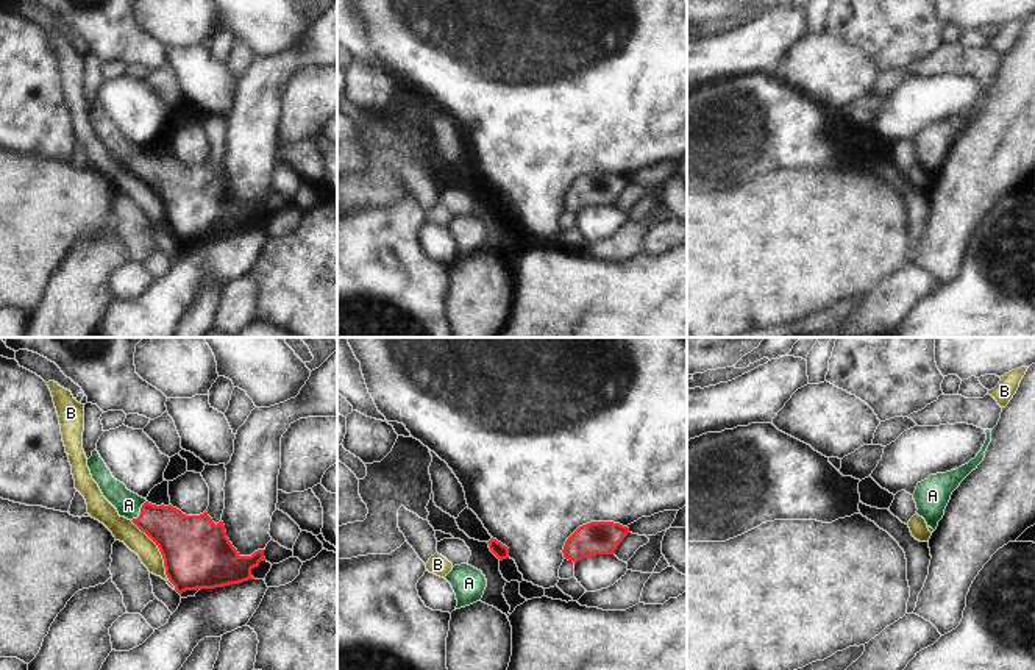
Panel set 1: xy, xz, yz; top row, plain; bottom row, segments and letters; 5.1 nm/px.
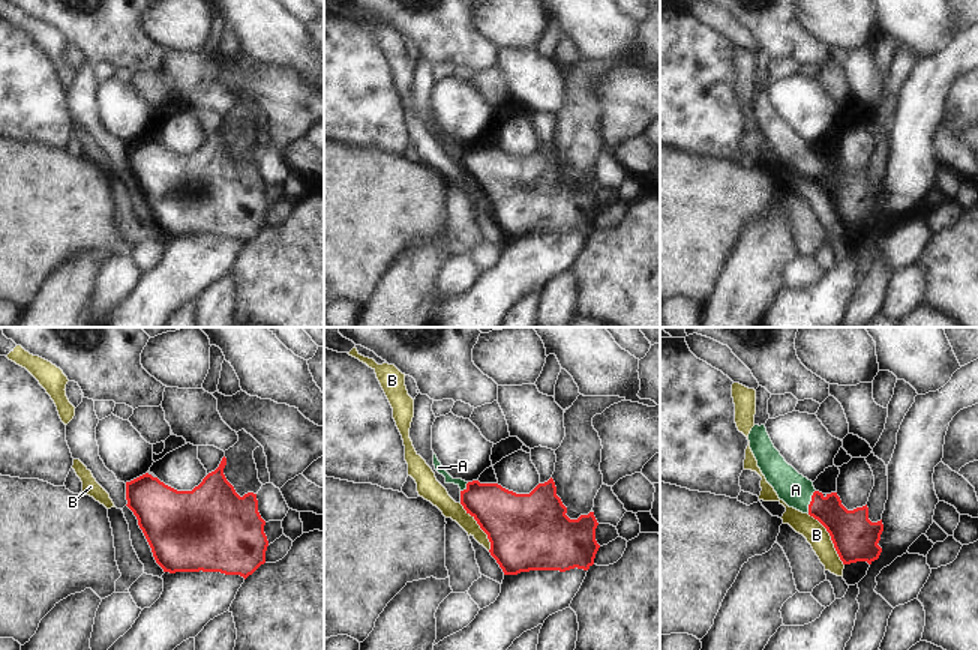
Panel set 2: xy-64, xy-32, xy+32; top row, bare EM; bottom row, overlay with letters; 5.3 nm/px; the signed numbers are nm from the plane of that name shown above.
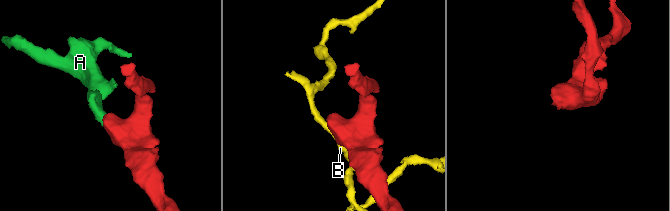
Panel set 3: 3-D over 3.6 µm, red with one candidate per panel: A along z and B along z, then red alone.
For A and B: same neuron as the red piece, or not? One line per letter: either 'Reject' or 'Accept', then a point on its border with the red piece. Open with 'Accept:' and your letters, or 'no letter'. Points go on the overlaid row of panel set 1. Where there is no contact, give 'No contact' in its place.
Accept: A
A: Accept. Touches red at xy (141, 511)
B: Reject. Touches red at xy (161, 553).

